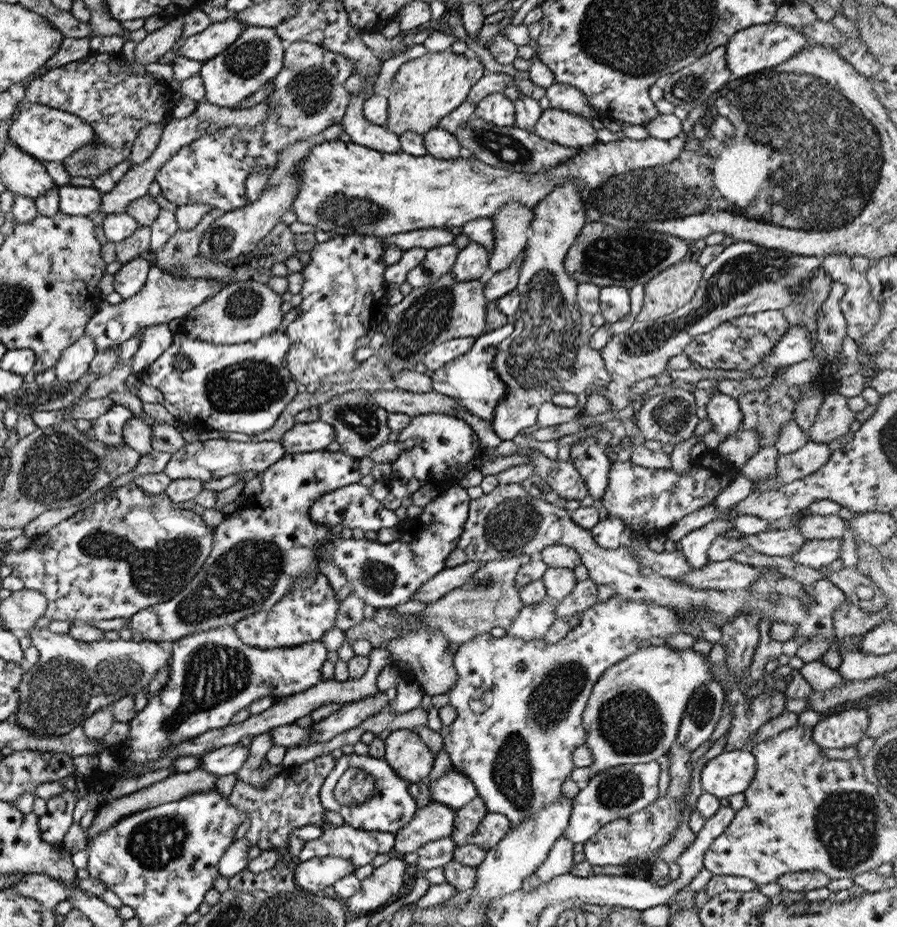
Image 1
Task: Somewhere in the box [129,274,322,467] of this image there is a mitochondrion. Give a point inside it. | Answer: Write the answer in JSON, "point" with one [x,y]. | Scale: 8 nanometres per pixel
{"point":[249,385]}

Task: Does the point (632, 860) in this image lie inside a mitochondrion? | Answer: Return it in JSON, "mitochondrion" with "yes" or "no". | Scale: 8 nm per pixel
{"mitochondrion":"no"}

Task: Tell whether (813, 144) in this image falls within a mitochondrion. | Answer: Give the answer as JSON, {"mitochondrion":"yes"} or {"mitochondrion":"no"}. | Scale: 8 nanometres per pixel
{"mitochondrion":"yes"}

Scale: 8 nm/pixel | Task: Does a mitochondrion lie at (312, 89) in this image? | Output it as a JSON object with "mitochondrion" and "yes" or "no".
{"mitochondrion":"yes"}

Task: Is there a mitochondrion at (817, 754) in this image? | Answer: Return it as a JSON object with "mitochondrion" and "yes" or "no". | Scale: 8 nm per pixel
{"mitochondrion":"no"}

